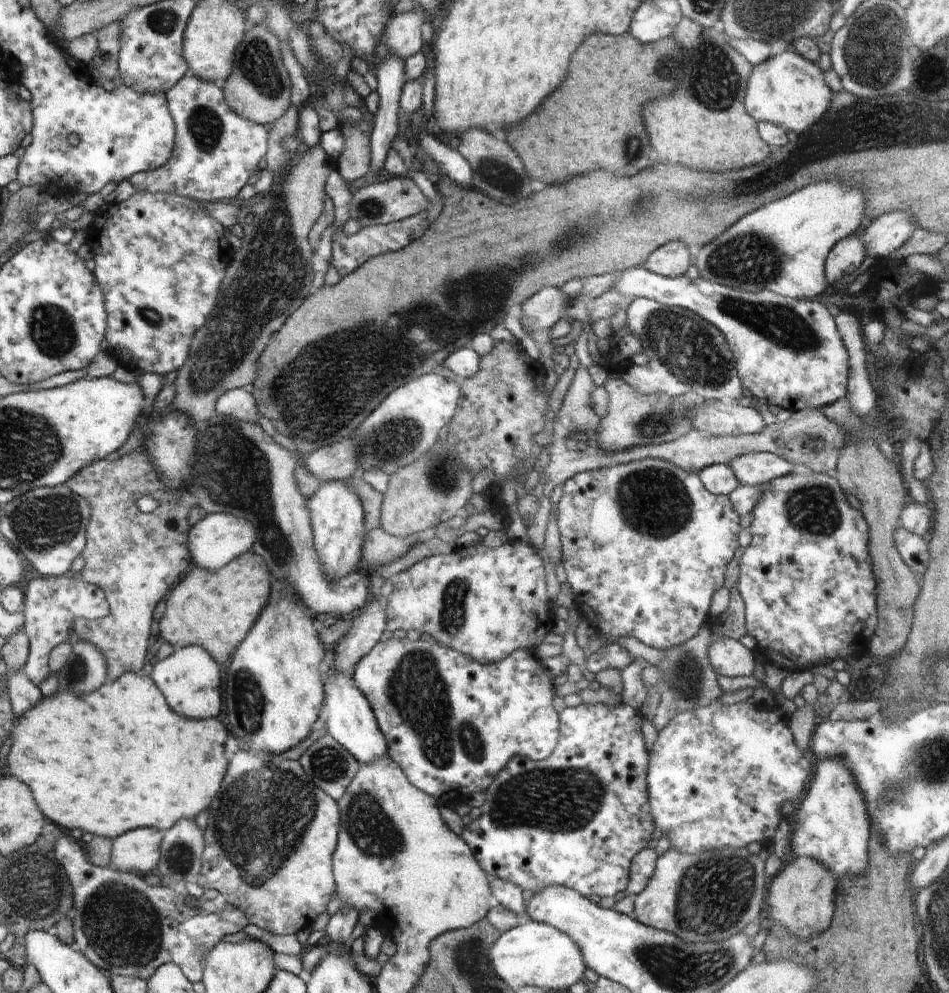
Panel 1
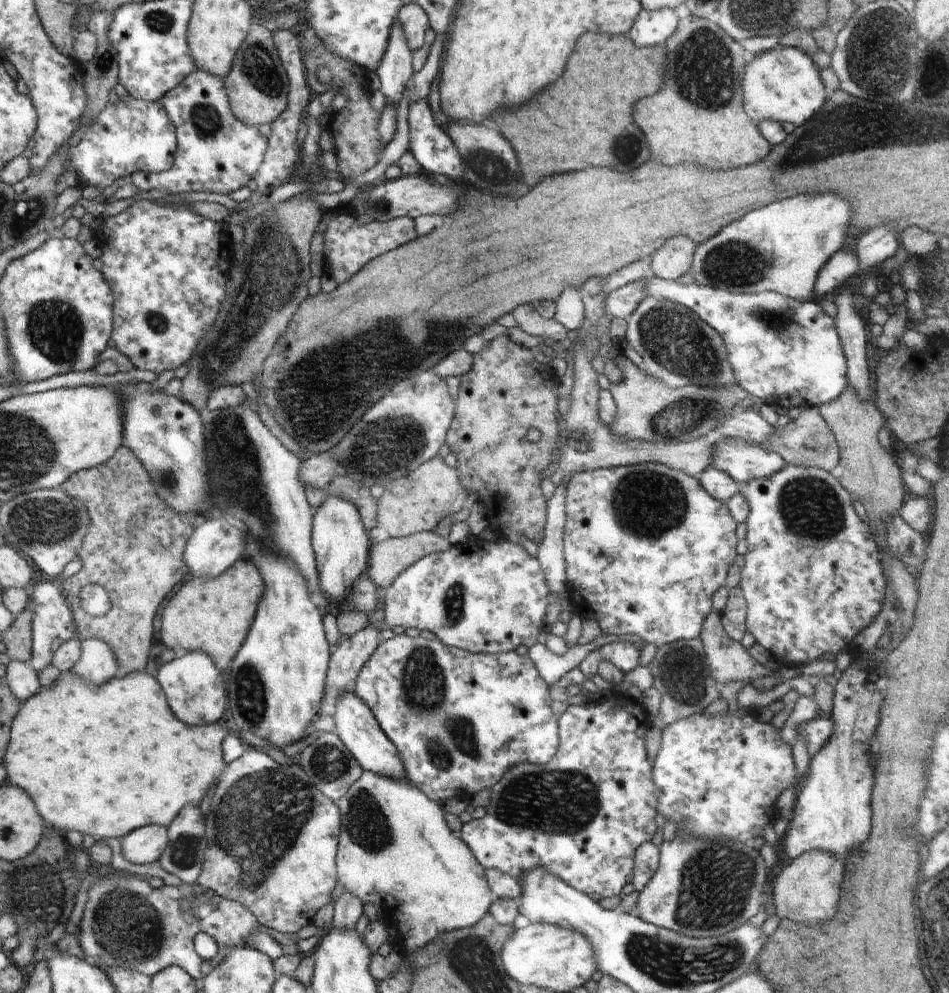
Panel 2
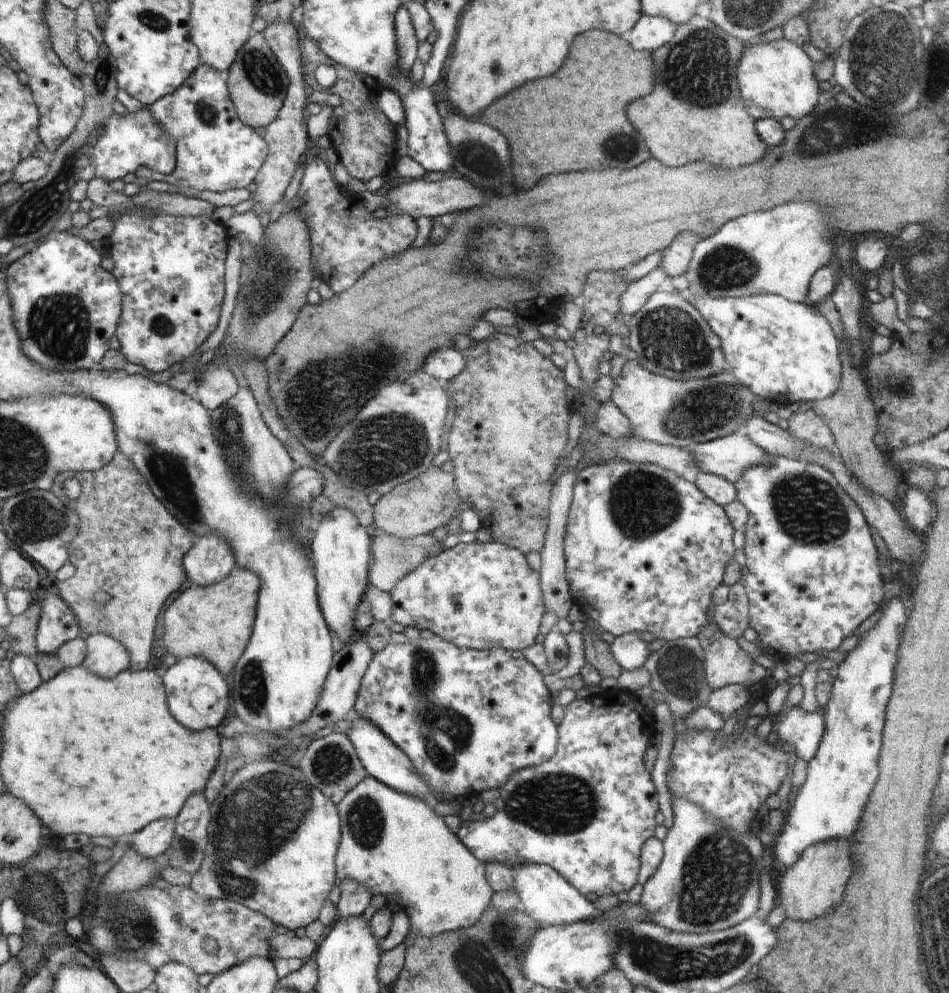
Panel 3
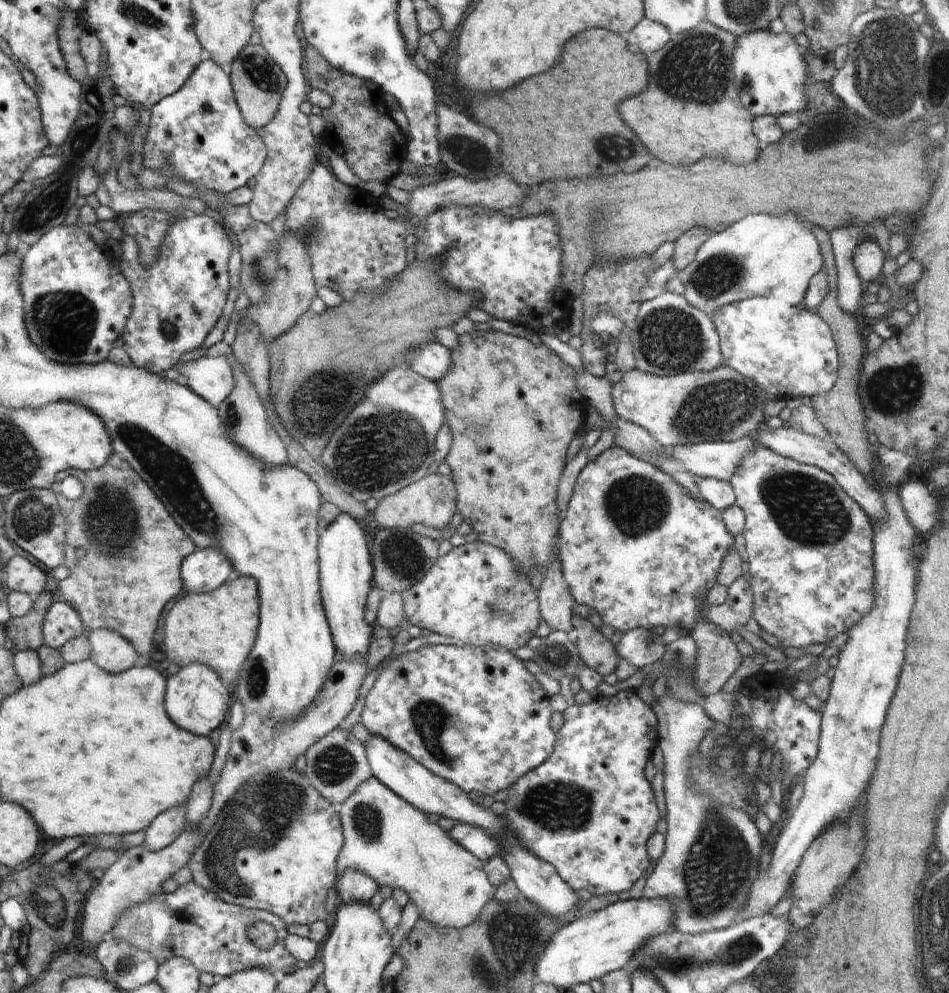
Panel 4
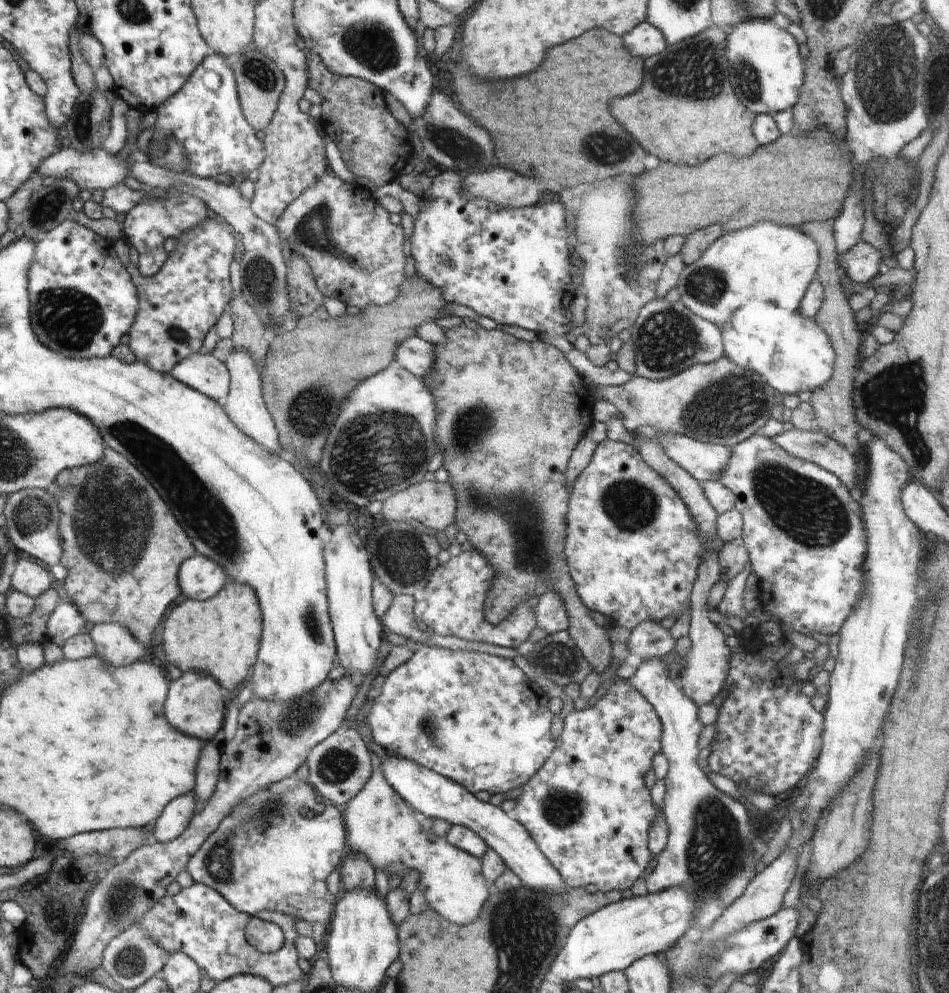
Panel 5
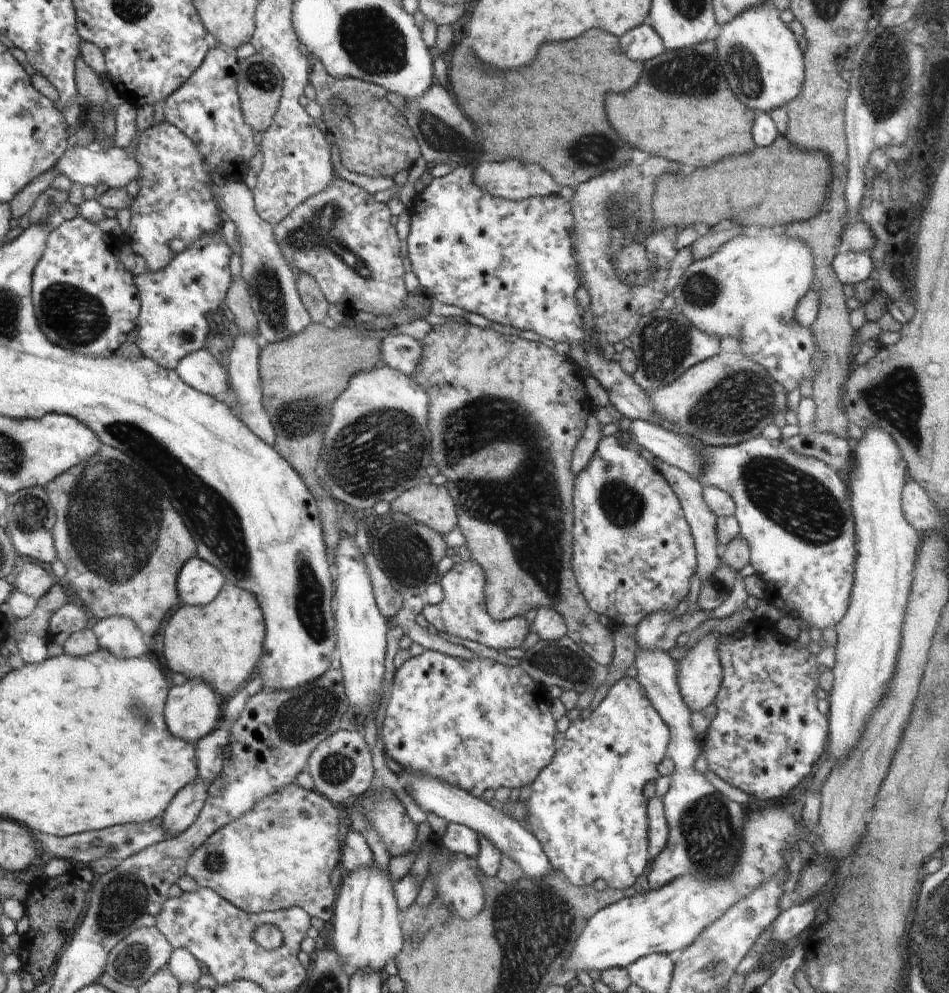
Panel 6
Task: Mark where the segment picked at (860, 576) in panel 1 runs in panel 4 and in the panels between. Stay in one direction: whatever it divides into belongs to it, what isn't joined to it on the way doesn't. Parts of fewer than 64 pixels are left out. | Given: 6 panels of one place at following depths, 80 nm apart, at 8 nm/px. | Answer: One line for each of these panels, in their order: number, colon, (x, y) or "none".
2: (812, 580)
3: (813, 577)
4: (810, 553)

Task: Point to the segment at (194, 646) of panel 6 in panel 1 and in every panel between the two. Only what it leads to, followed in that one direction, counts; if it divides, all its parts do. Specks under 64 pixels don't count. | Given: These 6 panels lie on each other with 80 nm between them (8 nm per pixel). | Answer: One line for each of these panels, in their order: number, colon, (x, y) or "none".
1: (215, 610)
2: (214, 615)
3: (216, 622)
4: (219, 628)
5: (220, 635)

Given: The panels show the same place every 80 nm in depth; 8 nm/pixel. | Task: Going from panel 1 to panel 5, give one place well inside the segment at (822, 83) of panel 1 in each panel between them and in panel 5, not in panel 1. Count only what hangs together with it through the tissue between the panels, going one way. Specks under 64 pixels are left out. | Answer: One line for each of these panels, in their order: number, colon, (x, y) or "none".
2: (784, 85)
3: (775, 78)
4: (770, 74)
5: (766, 69)

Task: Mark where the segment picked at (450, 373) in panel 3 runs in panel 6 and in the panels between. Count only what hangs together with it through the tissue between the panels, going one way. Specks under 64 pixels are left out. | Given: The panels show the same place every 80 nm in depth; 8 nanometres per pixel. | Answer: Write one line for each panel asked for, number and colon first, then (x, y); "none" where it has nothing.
4: (432, 360)
5: (415, 355)
6: (401, 352)

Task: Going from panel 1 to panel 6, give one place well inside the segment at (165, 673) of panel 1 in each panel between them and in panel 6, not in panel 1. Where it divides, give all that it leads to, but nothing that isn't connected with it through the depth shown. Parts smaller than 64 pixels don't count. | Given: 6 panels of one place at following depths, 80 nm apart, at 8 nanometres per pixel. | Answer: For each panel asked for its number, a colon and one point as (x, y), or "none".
2: (192, 683)
3: (198, 696)
4: (197, 701)
5: (195, 707)
6: (193, 710)

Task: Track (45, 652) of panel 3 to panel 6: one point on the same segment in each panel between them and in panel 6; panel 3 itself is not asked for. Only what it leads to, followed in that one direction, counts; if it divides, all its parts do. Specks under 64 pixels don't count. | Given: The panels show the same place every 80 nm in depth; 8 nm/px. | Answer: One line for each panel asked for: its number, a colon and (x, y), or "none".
4: (62, 623)
5: (66, 621)
6: (71, 618)

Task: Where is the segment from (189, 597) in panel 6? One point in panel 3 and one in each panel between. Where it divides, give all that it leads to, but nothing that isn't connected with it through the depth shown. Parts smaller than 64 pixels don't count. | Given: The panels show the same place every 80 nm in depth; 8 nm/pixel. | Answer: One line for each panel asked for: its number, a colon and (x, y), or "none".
3: (211, 560)
4: (203, 571)
5: (202, 578)

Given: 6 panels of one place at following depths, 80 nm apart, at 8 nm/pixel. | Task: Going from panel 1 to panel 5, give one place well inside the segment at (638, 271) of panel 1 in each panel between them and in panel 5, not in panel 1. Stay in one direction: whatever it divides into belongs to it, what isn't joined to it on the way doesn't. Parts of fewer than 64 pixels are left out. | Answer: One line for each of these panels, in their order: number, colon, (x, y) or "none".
2: (785, 352)
3: (784, 351)
4: (789, 352)
5: (792, 353)

